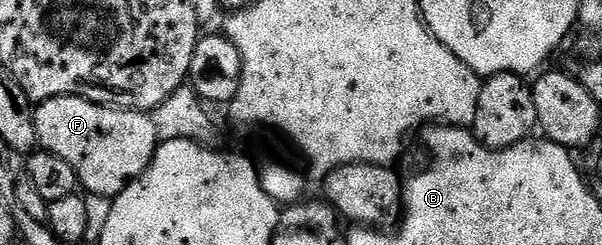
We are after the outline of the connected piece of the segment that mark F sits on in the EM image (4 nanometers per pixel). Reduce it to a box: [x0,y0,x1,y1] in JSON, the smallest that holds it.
[34,95,159,197]

